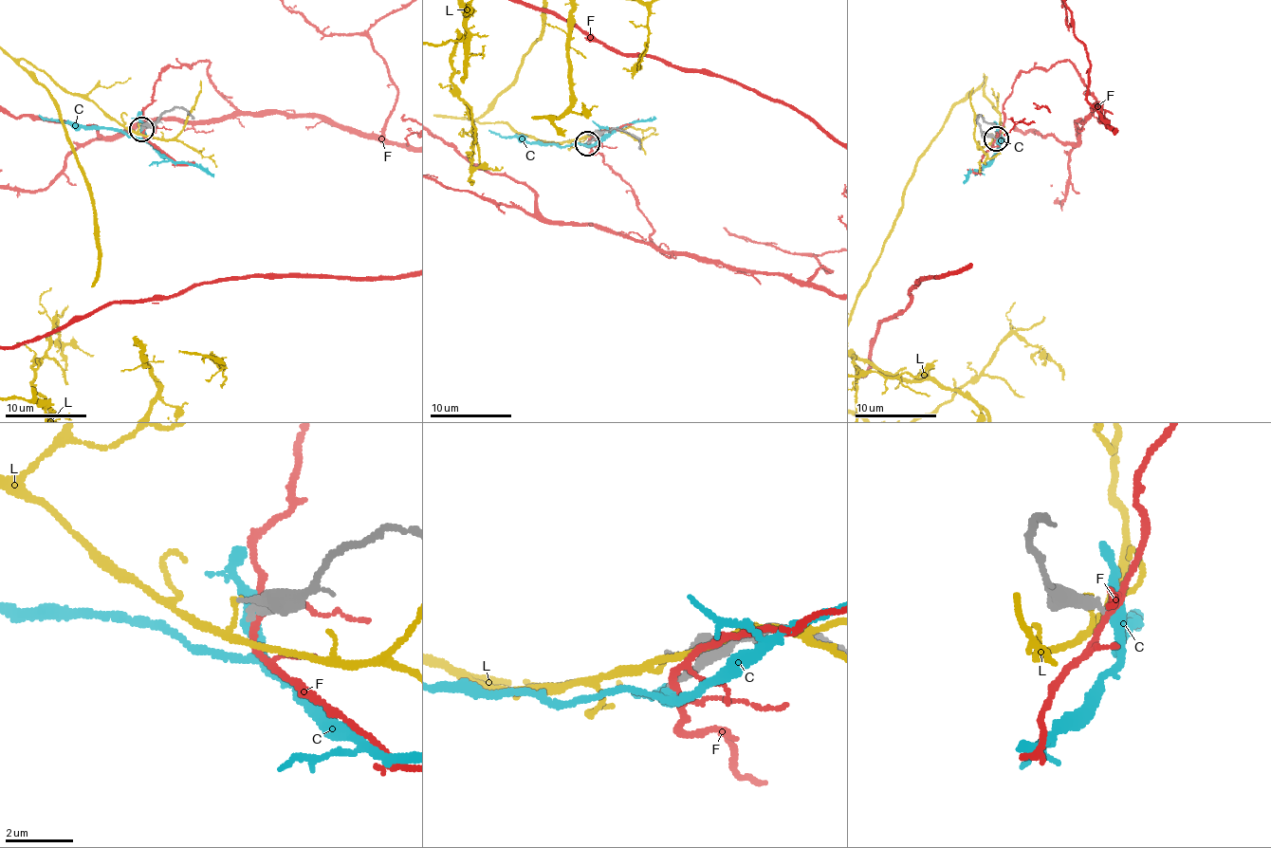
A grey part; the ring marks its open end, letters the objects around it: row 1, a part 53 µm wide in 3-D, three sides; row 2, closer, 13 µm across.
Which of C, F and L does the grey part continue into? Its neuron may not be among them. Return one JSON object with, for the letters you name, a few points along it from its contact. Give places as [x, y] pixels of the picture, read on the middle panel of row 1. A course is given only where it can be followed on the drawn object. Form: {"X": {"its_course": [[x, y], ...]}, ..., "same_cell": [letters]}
{"C": {"its_course": [[588, 143], [529, 144], [516, 137], [491, 133], [488, 129]]}, "same_cell": ["C"]}

